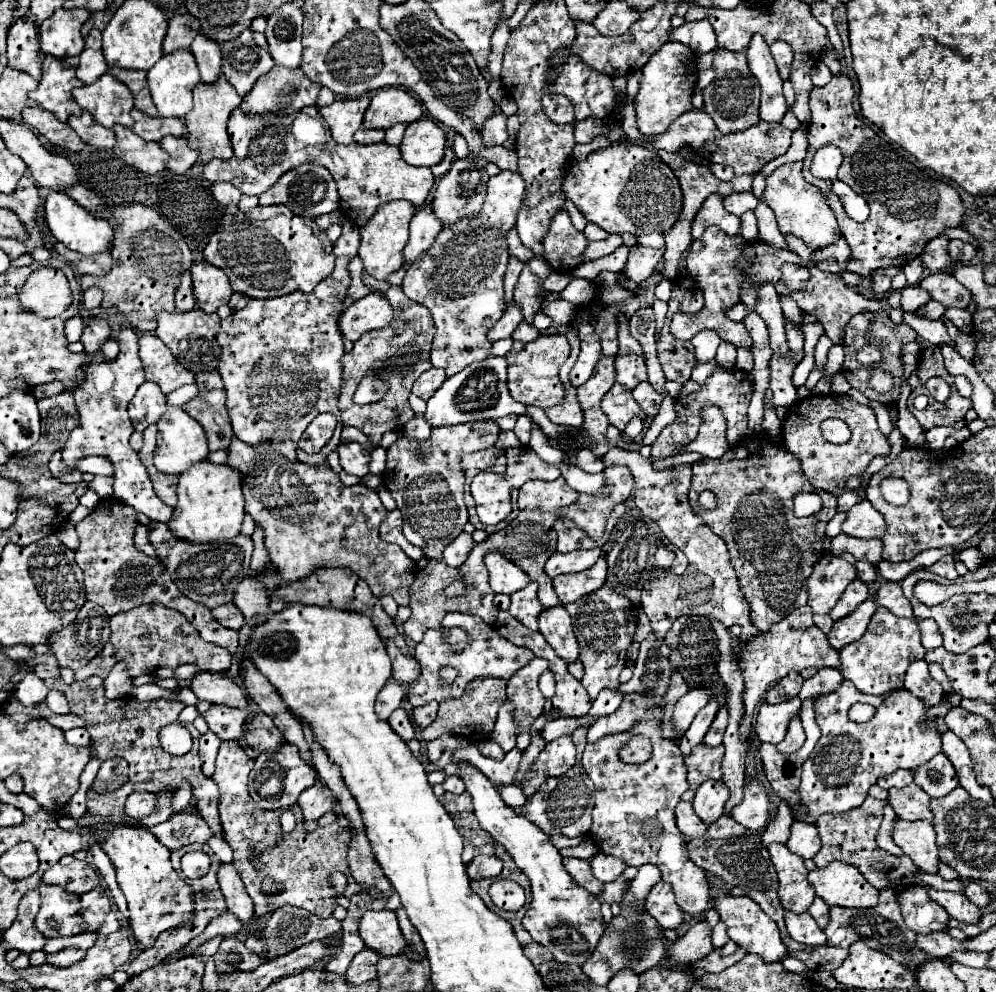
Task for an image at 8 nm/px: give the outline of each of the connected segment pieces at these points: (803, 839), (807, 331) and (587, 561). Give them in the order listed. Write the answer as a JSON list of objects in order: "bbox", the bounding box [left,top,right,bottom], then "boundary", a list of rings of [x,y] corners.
[{"bbox":[788,821,820,859],"boundary":[[[794,821],[790,827],[790,839],[788,839],[788,849],[804,859],[812,859],[820,851],[820,837],[816,831],[816,825],[804,823],[804,821]]]},{"bbox":[802,323,824,355],"boundary":[[[812,323],[812,325],[804,325],[802,331],[804,331],[804,337],[806,337],[804,355],[814,355],[814,347],[816,347],[820,335],[824,335],[824,327],[820,323]]]},{"bbox":[544,549,602,577],"boundary":[[[592,549],[592,551],[572,551],[572,553],[552,553],[552,557],[546,561],[544,571],[548,577],[556,577],[562,573],[578,573],[588,567],[592,567],[600,559],[602,551]]]}]

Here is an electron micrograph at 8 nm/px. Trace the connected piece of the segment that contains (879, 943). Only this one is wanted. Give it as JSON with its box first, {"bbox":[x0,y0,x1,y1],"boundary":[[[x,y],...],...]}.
{"bbox":[822,888,926,971],"boundary":[[[886,888],[880,891],[878,905],[872,909],[840,909],[840,907],[830,907],[828,911],[828,925],[822,929],[826,935],[826,945],[830,947],[850,947],[856,941],[864,941],[868,947],[874,947],[878,951],[884,951],[886,955],[892,955],[892,959],[900,961],[902,965],[906,965],[910,971],[914,971],[920,963],[924,963],[926,957],[922,951],[916,951],[914,945],[914,937],[916,933],[912,933],[902,919],[900,913],[900,905],[896,901],[893,888]]]}

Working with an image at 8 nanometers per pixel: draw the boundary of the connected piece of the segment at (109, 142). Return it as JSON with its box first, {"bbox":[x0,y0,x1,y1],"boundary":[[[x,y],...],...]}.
{"bbox":[68,113,116,149],"boundary":[[[82,113],[80,117],[70,117],[68,125],[80,135],[80,139],[96,149],[112,149],[116,145],[116,137],[112,129],[102,127],[92,119],[90,113]]]}

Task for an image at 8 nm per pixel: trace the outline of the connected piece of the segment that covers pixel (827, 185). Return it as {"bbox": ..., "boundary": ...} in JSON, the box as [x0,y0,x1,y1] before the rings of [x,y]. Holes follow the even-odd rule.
{"bbox":[804,75,964,275],"boundary":[[[834,75],[832,81],[824,87],[814,87],[810,93],[810,109],[812,109],[812,119],[808,123],[808,153],[804,159],[804,179],[810,181],[812,185],[820,187],[822,191],[826,191],[828,195],[828,203],[838,219],[840,231],[844,235],[844,239],[848,241],[848,245],[852,247],[852,261],[848,263],[848,271],[854,273],[862,273],[868,275],[874,269],[880,267],[888,267],[888,265],[898,265],[898,263],[908,263],[912,259],[916,259],[922,249],[926,247],[926,243],[934,237],[938,237],[944,227],[960,227],[962,225],[962,215],[964,215],[964,207],[960,201],[960,195],[956,189],[952,189],[948,183],[940,181],[936,173],[932,173],[930,169],[922,167],[910,153],[906,153],[902,147],[898,147],[892,141],[884,141],[884,137],[878,137],[854,111],[852,105],[854,99],[854,85],[846,75]],[[824,145],[834,145],[842,151],[844,161],[838,169],[838,179],[844,181],[846,185],[850,185],[858,195],[862,195],[868,205],[870,205],[870,217],[864,223],[856,223],[852,221],[846,211],[842,201],[838,199],[838,195],[834,195],[832,189],[832,181],[822,181],[816,179],[810,173],[810,163],[814,153],[824,147]]]}

